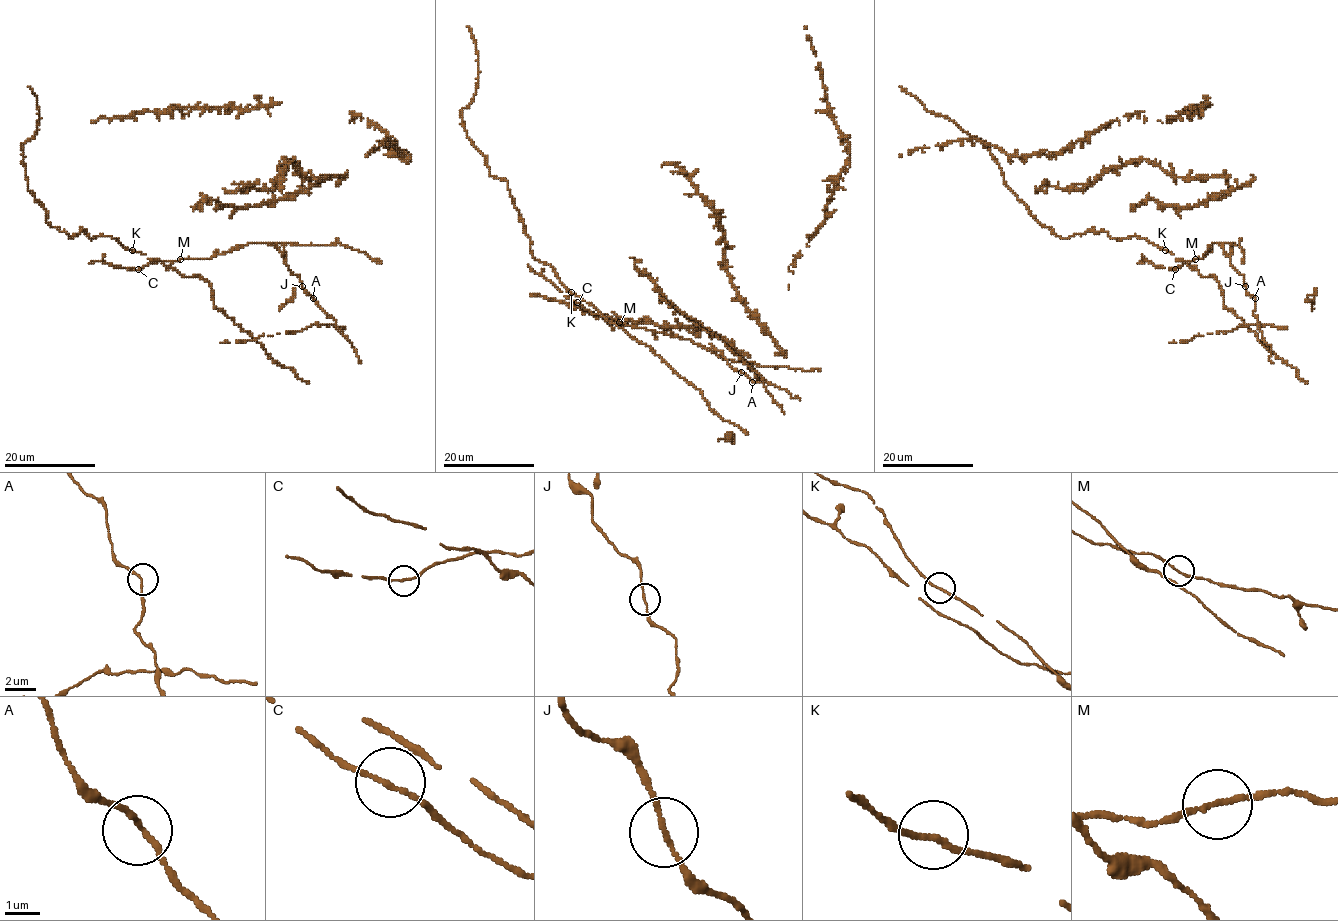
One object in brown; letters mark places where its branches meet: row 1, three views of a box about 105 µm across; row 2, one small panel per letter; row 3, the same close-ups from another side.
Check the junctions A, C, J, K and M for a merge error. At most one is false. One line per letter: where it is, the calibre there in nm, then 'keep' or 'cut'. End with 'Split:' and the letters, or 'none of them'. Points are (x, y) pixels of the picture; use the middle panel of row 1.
A: (752, 382) | 130 nm | keep
C: (577, 302) | 130 nm | keep
J: (741, 372) | 110 nm | keep
K: (571, 292) | 140 nm | keep
M: (619, 322) | 130 nm | keep
Split: none of them

